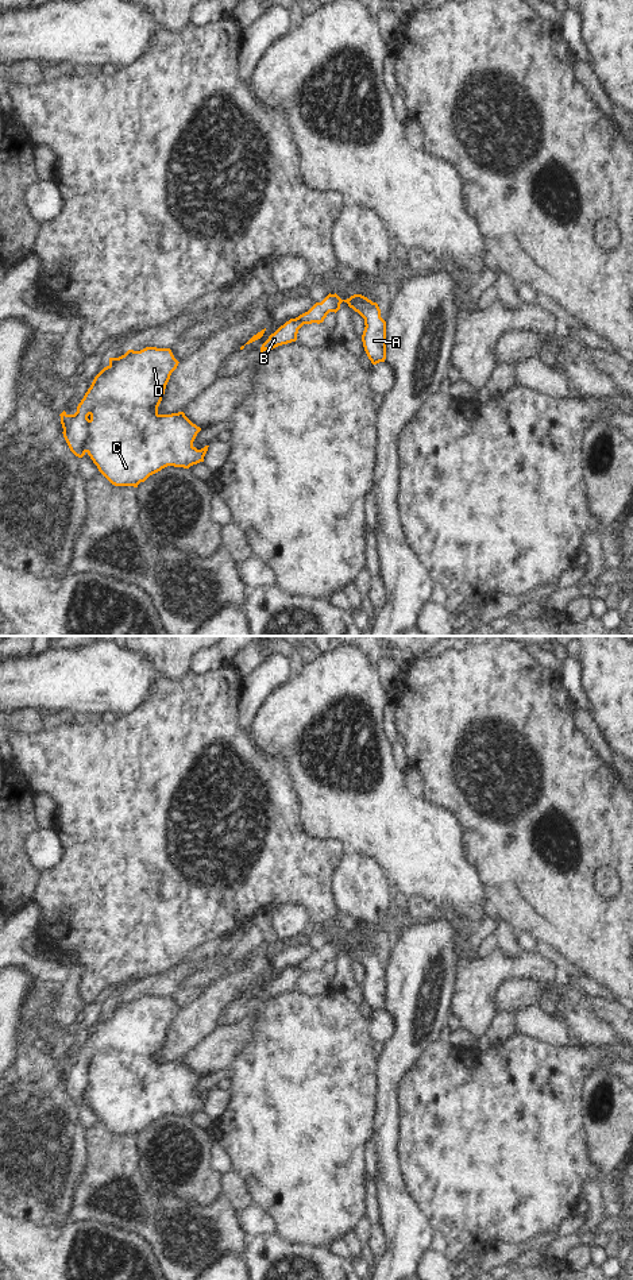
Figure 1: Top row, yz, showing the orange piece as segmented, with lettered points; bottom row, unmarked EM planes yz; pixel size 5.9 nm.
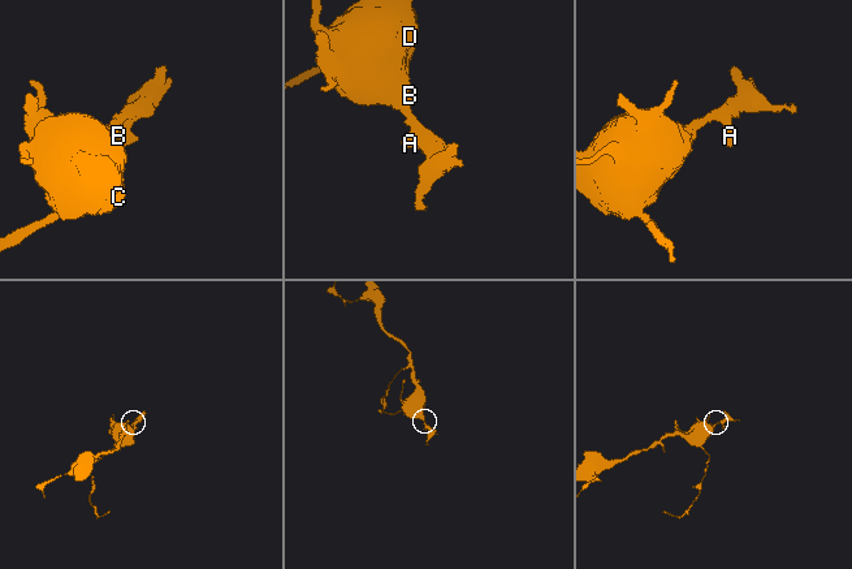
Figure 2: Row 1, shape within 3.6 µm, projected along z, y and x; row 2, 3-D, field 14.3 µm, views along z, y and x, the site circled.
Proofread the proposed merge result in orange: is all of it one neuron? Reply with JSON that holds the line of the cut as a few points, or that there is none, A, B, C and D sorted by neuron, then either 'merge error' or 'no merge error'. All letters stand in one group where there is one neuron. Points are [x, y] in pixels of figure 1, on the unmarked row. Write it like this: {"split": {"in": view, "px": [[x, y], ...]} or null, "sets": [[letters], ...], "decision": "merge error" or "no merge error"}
{"split": null, "sets": [["A", "B", "C", "D"]], "decision": "no merge error"}

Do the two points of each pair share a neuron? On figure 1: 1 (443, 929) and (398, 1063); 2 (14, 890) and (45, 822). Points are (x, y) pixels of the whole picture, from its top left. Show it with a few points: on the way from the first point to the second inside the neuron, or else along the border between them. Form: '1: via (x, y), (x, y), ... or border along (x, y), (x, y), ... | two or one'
1: via (423, 963), (413, 998), (409, 1029) | one
2: border along (33, 812), (38, 827) | two

